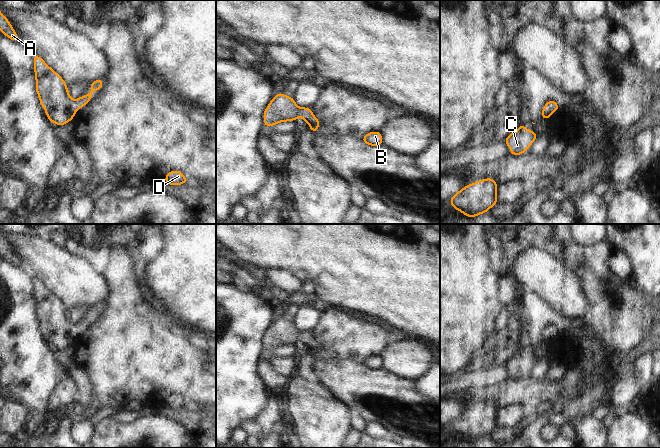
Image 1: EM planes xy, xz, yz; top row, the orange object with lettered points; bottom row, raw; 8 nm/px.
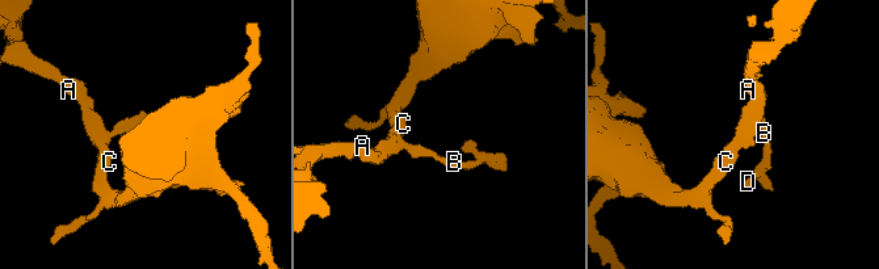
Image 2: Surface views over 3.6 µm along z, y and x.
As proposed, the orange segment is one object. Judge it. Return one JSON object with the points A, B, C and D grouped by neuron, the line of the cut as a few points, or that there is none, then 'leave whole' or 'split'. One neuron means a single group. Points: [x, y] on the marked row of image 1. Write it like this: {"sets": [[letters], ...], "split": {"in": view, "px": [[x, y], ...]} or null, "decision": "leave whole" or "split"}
{"sets": [["A", "B", "C", "D"]], "split": null, "decision": "leave whole"}

